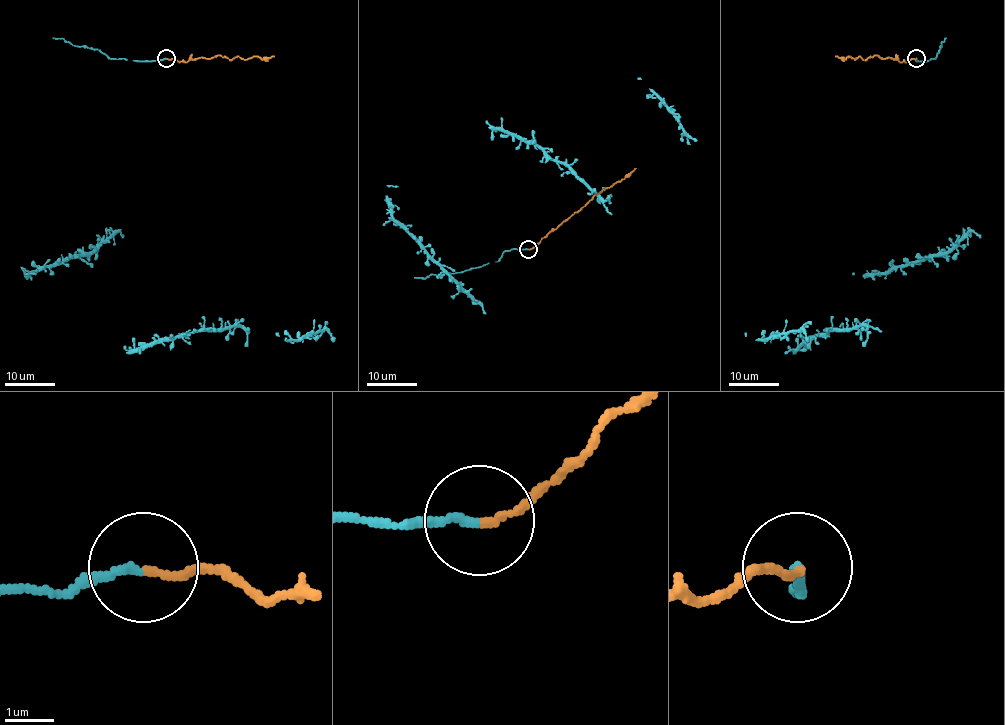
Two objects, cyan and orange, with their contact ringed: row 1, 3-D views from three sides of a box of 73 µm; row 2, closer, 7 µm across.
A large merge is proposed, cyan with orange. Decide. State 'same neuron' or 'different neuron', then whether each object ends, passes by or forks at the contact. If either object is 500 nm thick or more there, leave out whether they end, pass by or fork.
different neuron; cyan ends; orange ends

